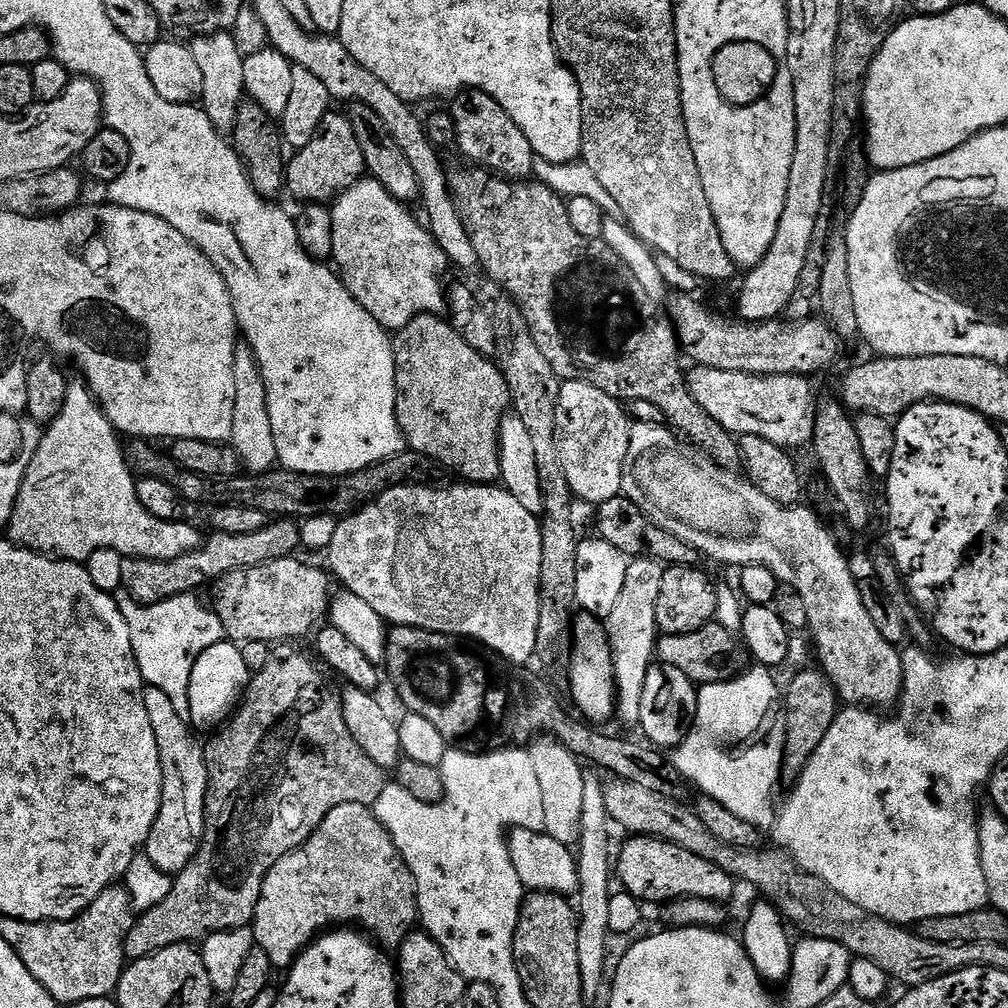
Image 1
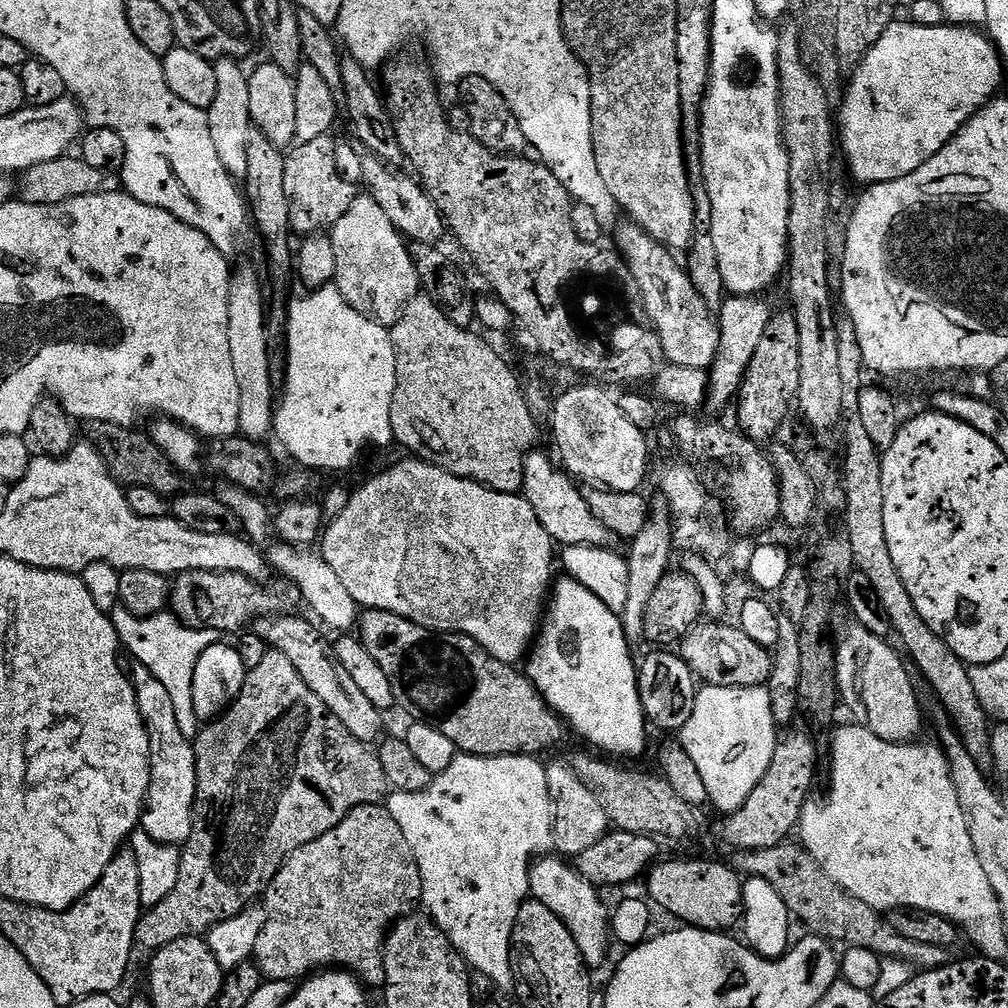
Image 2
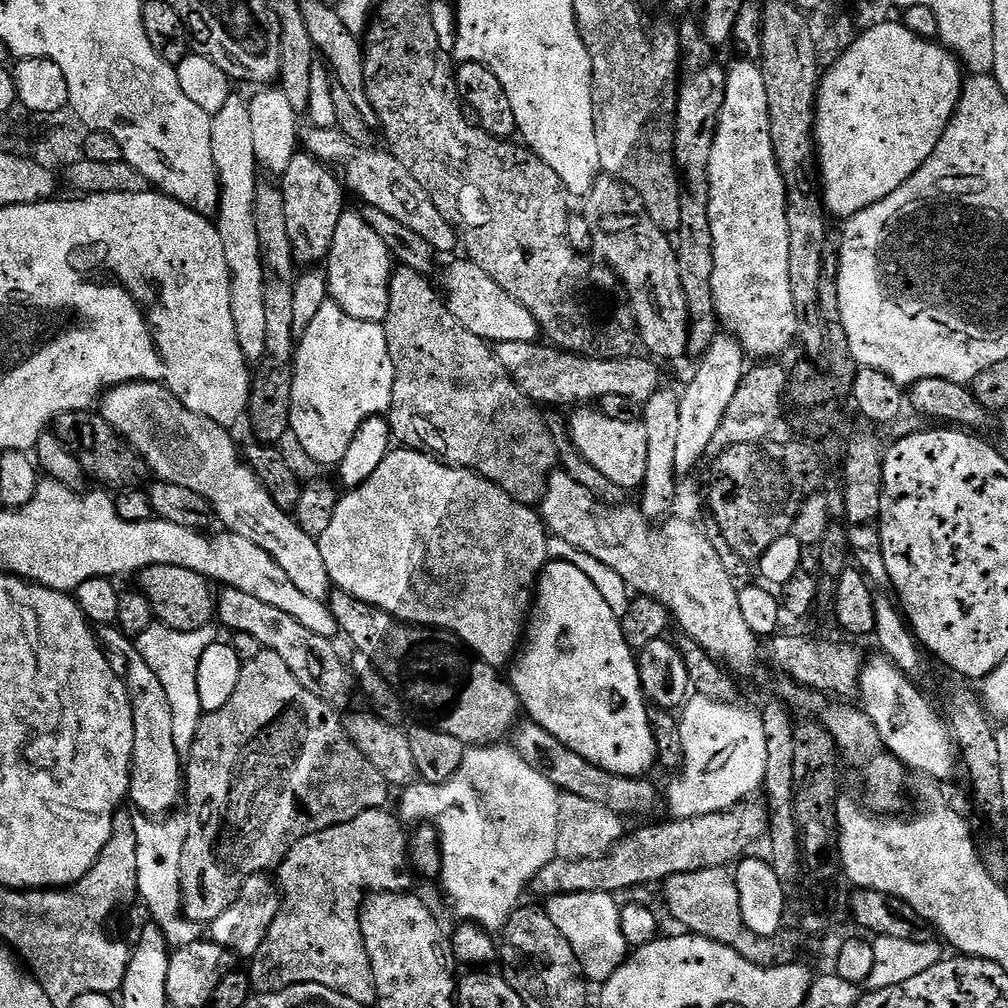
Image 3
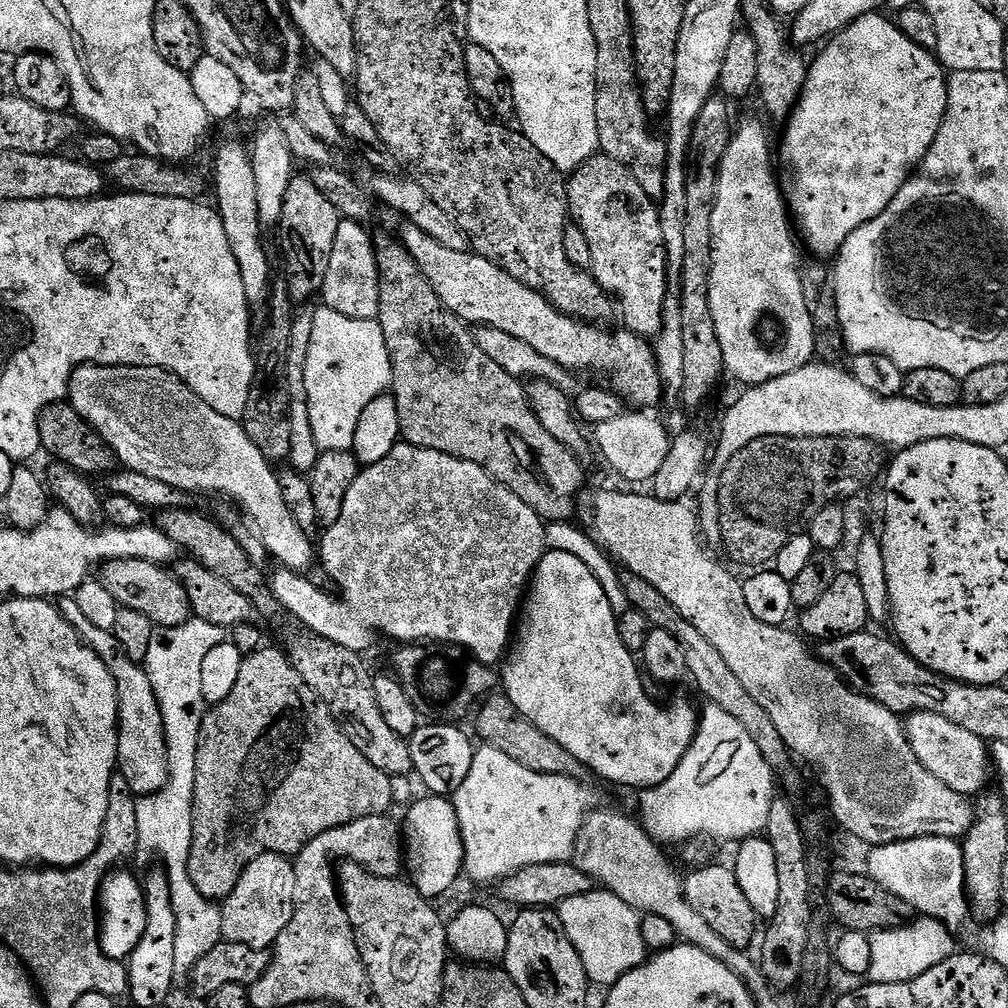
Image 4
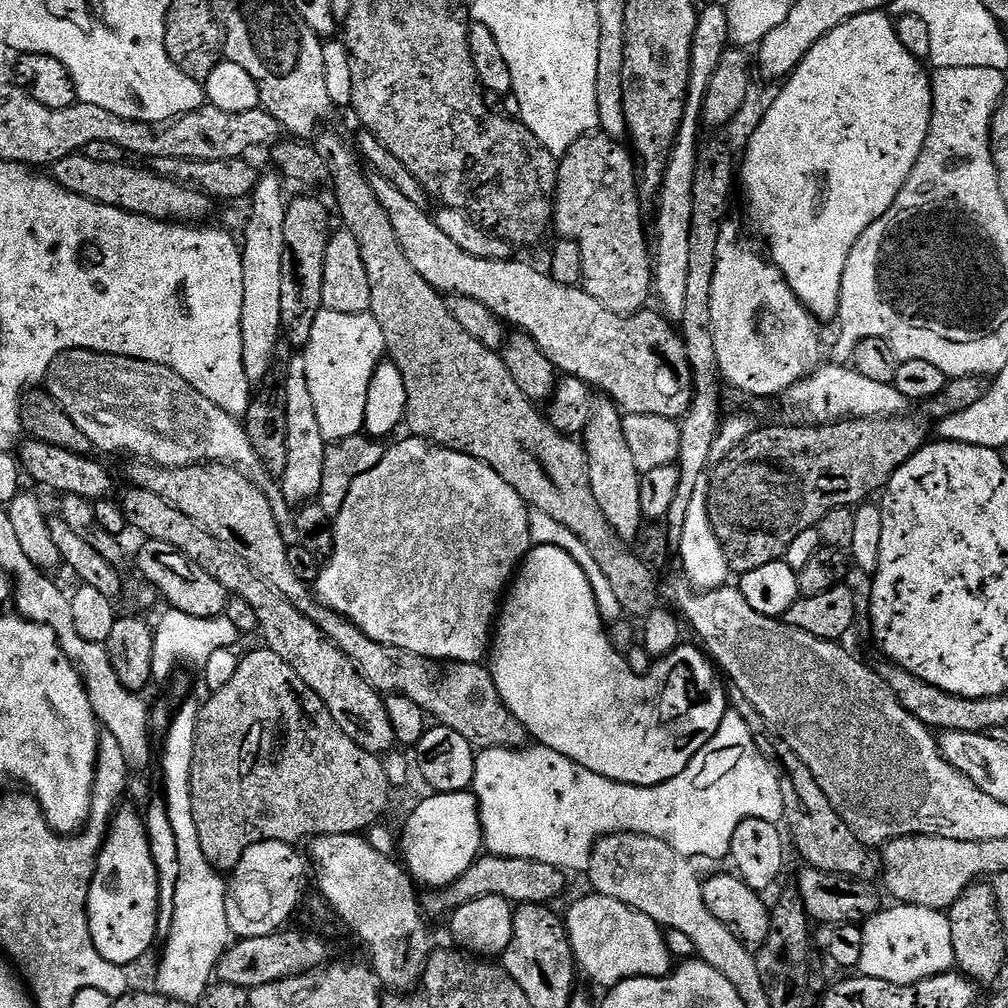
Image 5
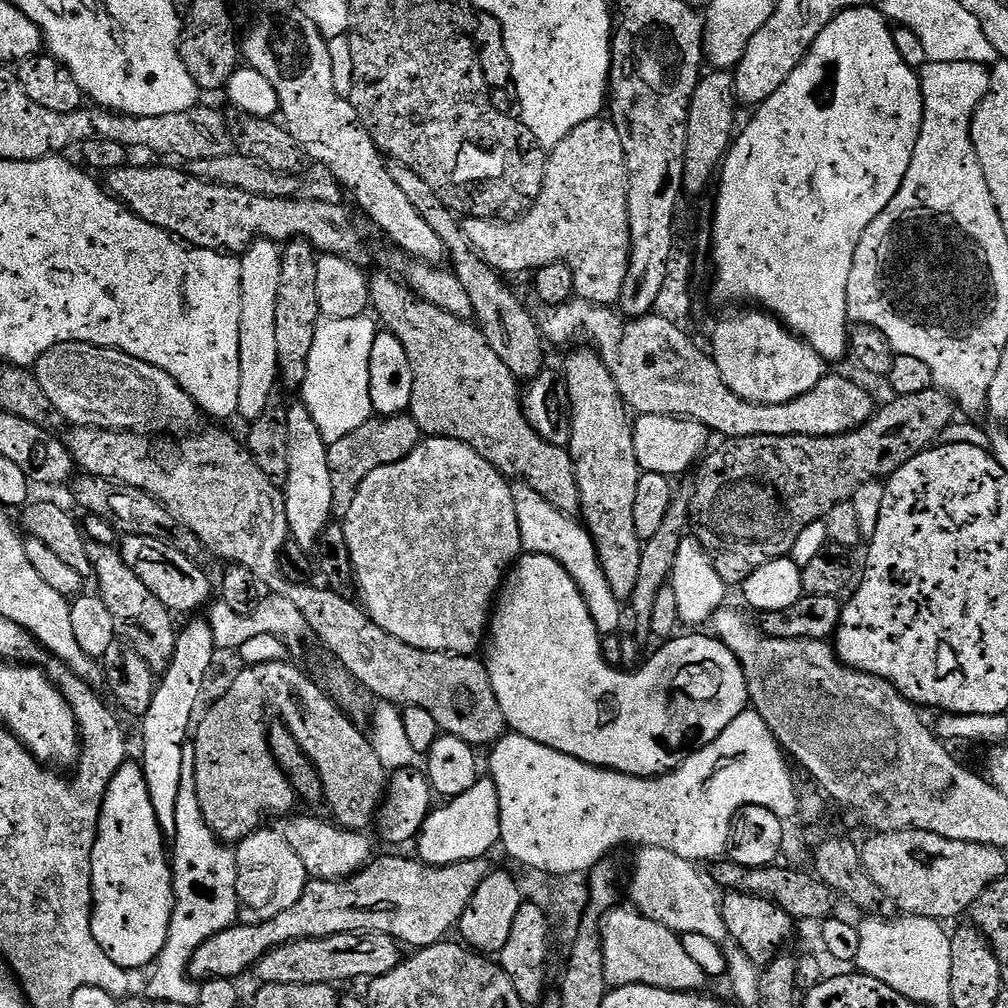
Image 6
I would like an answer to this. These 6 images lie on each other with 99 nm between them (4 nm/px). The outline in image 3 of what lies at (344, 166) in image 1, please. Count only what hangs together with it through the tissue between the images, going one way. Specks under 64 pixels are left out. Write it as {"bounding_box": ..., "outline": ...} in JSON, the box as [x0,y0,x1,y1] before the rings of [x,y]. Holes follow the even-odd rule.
{"bounding_box":[279,150,346,266],"outline":[[[300,150],[294,158],[290,158],[290,166],[282,173],[279,185],[286,202],[286,230],[290,230],[290,246],[294,246],[297,265],[316,266],[327,261],[328,251],[334,242],[334,230],[338,230],[338,218],[342,218],[342,214],[346,211],[344,204],[346,188],[341,177],[329,165],[323,164],[309,152]]]}

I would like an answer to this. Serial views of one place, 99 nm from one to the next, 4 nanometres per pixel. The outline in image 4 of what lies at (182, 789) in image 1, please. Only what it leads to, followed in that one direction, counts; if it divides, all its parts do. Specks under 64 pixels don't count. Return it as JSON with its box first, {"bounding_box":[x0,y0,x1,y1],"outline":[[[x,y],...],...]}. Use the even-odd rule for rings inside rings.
{"bounding_box":[58,598,168,796],"outline":[[[64,598],[59,601],[58,607],[62,618],[74,626],[74,630],[83,640],[84,646],[94,650],[102,662],[110,670],[114,678],[114,686],[118,692],[118,772],[126,778],[126,786],[137,796],[149,796],[168,781],[168,759],[166,758],[166,734],[162,722],[162,710],[158,698],[154,694],[154,686],[150,686],[147,672],[137,661],[132,660],[122,650],[112,631],[101,630],[94,626],[94,622],[86,619],[86,614],[78,607],[74,598]]]}

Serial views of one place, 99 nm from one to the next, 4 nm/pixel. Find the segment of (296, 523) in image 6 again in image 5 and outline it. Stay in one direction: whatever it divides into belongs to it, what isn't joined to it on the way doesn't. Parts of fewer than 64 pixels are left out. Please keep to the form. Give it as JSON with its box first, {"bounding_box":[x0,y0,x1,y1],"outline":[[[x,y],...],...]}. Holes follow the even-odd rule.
{"bounding_box":[279,354,326,506],"outline":[[[296,354],[288,368],[288,377],[282,381],[286,394],[286,474],[279,481],[280,491],[284,493],[289,505],[303,506],[315,501],[322,490],[322,466],[326,458],[326,441],[318,427],[318,413],[314,411],[314,398],[310,394],[310,382],[306,382],[306,358]]]}

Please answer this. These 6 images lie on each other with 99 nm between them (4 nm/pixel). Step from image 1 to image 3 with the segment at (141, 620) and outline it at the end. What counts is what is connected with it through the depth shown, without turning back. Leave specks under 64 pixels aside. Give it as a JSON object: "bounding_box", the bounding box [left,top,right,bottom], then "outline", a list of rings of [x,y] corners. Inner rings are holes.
{"bounding_box":[135,622,218,754],"outline":[[[156,622],[141,636],[135,637],[137,650],[142,658],[146,658],[150,670],[158,674],[158,682],[162,682],[166,698],[170,698],[170,714],[174,714],[174,746],[178,746],[181,754],[186,754],[194,746],[198,722],[205,714],[202,701],[198,698],[198,662],[202,662],[202,654],[206,654],[206,650],[217,643],[218,636],[214,629],[209,626],[193,632],[179,632]]]}

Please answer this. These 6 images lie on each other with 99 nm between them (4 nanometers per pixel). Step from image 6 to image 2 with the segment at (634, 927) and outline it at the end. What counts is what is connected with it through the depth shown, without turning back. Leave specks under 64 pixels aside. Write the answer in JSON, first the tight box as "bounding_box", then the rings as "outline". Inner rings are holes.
{"bounding_box":[528,854,610,970],"outline":[[[556,854],[545,855],[533,863],[528,872],[528,890],[531,899],[542,902],[542,906],[558,914],[566,930],[570,930],[574,942],[578,942],[578,950],[585,964],[589,969],[596,970],[607,958],[610,945],[610,912],[600,901],[601,893],[593,884],[586,882],[586,878],[582,878],[567,859]]]}

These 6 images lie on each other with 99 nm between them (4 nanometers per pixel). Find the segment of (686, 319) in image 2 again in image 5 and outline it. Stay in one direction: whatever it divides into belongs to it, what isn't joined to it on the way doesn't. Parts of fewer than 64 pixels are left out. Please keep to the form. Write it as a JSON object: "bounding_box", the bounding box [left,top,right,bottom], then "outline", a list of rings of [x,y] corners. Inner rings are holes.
{"bounding_box":[552,134,654,316],"outline":[[[589,134],[578,138],[578,142],[574,142],[574,146],[570,146],[570,150],[565,156],[559,157],[558,167],[556,169],[556,198],[552,206],[552,224],[557,237],[565,240],[572,240],[578,246],[578,250],[582,250],[582,274],[584,279],[582,287],[584,291],[590,294],[590,298],[594,298],[598,302],[602,302],[602,306],[606,306],[606,310],[610,310],[619,316],[632,316],[645,307],[644,304],[654,292],[652,282],[652,265],[654,263],[654,252],[650,247],[650,240],[644,237],[644,212],[642,209],[642,201],[640,195],[636,192],[636,169],[634,167],[633,157],[630,155],[629,149],[625,147],[621,141],[611,140],[609,136],[603,134]]]}

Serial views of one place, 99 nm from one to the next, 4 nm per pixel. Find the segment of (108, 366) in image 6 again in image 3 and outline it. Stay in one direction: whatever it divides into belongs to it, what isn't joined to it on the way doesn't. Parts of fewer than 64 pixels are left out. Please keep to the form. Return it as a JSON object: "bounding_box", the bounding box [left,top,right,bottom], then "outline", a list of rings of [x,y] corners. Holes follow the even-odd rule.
{"bounding_box":[98,380,334,601],"outline":[[[135,380],[108,389],[99,401],[98,412],[106,422],[110,422],[120,439],[125,440],[140,455],[147,471],[157,481],[186,486],[206,498],[212,504],[215,519],[219,522],[221,520],[224,523],[221,525],[227,531],[242,538],[250,538],[254,546],[262,546],[262,550],[272,555],[274,562],[278,562],[278,566],[286,570],[289,585],[295,591],[315,600],[327,601],[334,585],[328,577],[326,562],[322,562],[322,550],[317,537],[306,534],[306,530],[302,530],[295,519],[285,509],[280,508],[278,502],[274,502],[264,481],[258,479],[255,470],[242,459],[241,449],[240,452],[236,449],[236,444],[228,433],[231,431],[225,425],[196,414],[194,410],[188,410],[165,384],[155,384],[149,380]]]}

